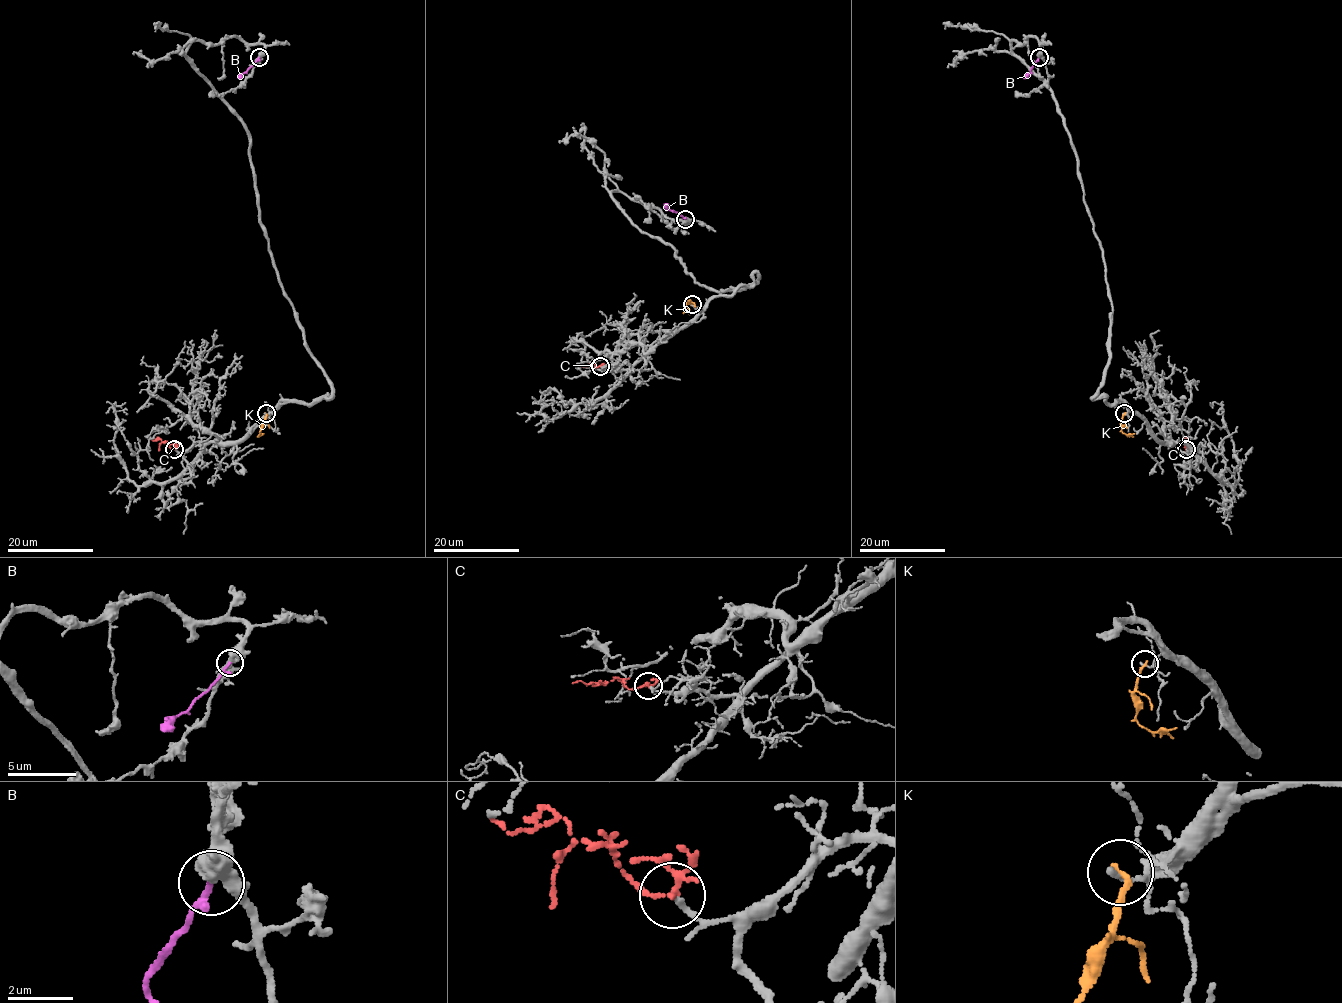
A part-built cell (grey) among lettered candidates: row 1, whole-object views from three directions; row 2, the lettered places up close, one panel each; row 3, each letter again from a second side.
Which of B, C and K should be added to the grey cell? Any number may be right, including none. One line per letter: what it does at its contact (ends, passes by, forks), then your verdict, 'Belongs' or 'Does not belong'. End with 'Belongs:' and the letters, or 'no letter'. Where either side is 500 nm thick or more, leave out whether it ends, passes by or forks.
B: It ends there. Belongs
C: It forks there. Belongs
K: It ends there. Does not belong
Belongs: B, C

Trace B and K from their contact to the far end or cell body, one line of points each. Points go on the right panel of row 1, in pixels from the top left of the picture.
B: (1039, 57), (1024, 78)
K: (1124, 413), (1122, 431), (1134, 434)

